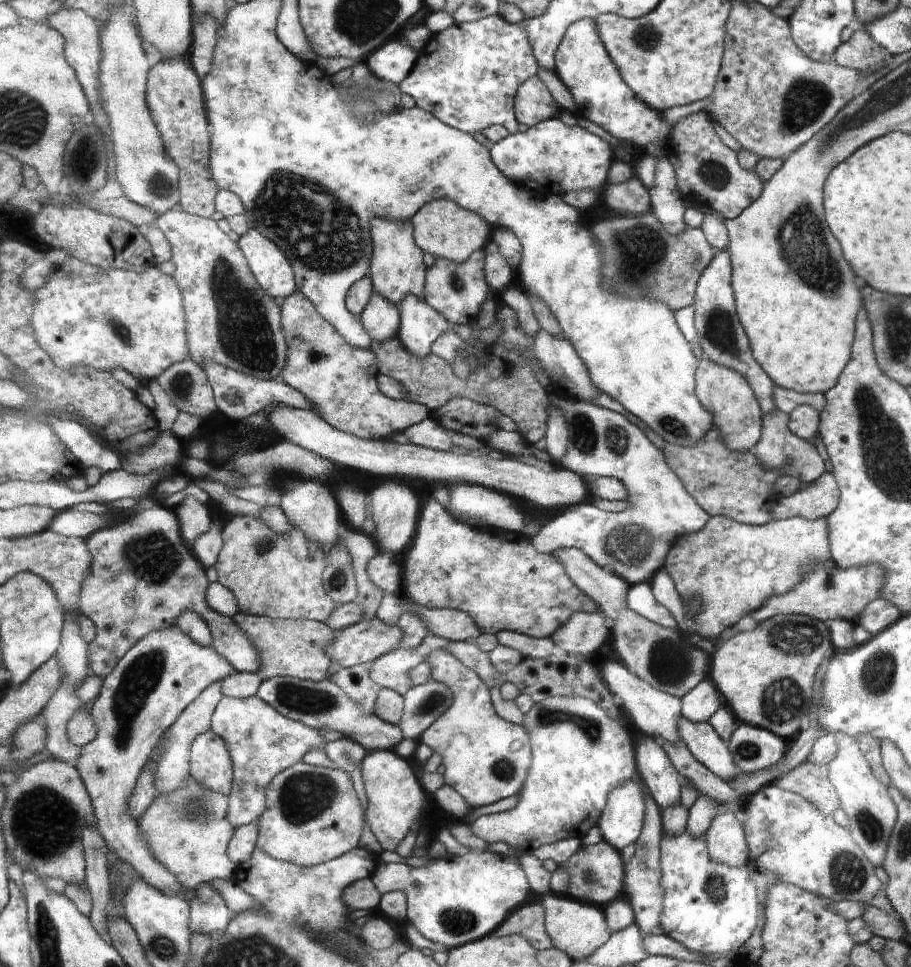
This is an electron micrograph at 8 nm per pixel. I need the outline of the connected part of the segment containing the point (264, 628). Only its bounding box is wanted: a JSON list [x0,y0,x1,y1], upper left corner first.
[233,612,342,681]

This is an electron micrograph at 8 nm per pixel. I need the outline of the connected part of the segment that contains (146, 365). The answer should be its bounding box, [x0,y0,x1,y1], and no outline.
[34,257,190,382]

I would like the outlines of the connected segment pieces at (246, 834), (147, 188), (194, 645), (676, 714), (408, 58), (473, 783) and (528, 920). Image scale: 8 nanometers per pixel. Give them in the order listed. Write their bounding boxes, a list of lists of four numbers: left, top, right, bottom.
[[213,695,328,866],[100,6,181,214],[75,625,234,902],[602,654,682,744],[366,39,418,86],[420,647,531,808],[494,901,554,951]]

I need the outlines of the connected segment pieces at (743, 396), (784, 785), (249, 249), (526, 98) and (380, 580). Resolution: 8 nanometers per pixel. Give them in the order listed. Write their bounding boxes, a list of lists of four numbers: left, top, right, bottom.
[[696,357,764,452],[774,762,840,816],[237,228,297,300],[517,75,558,127],[366,552,402,595]]

